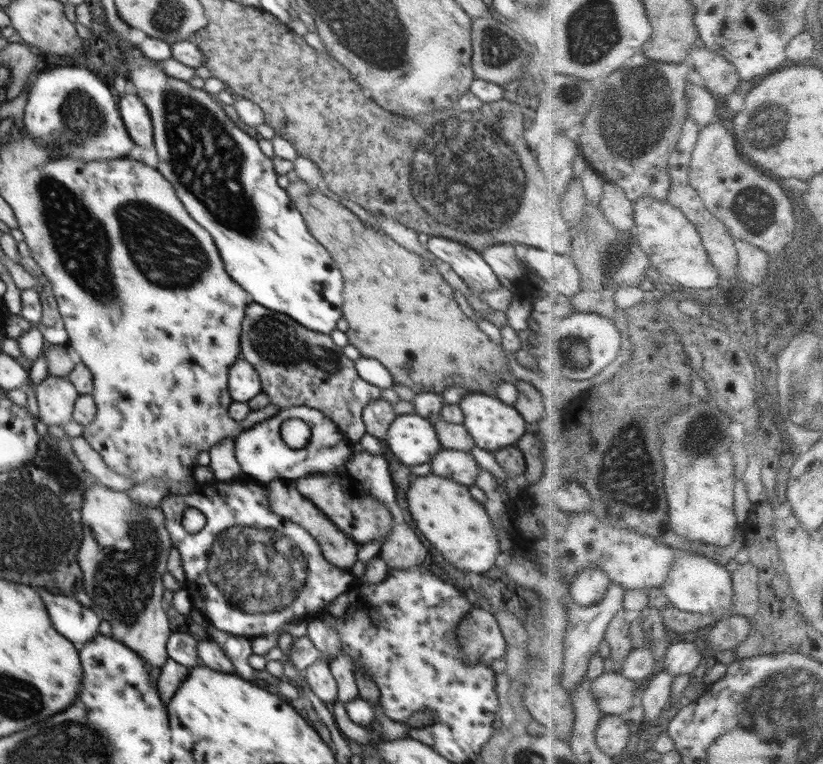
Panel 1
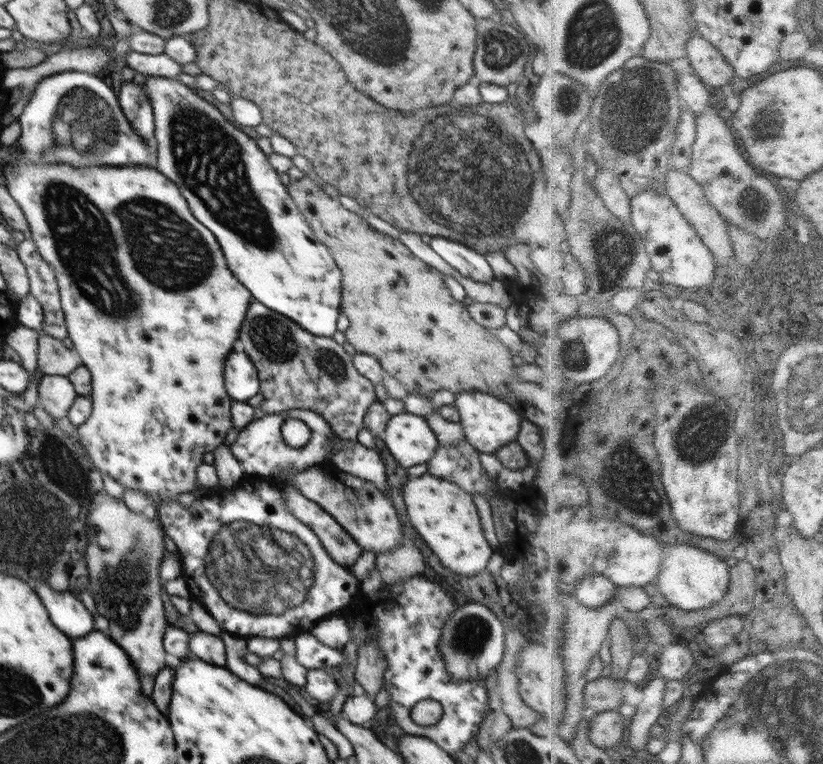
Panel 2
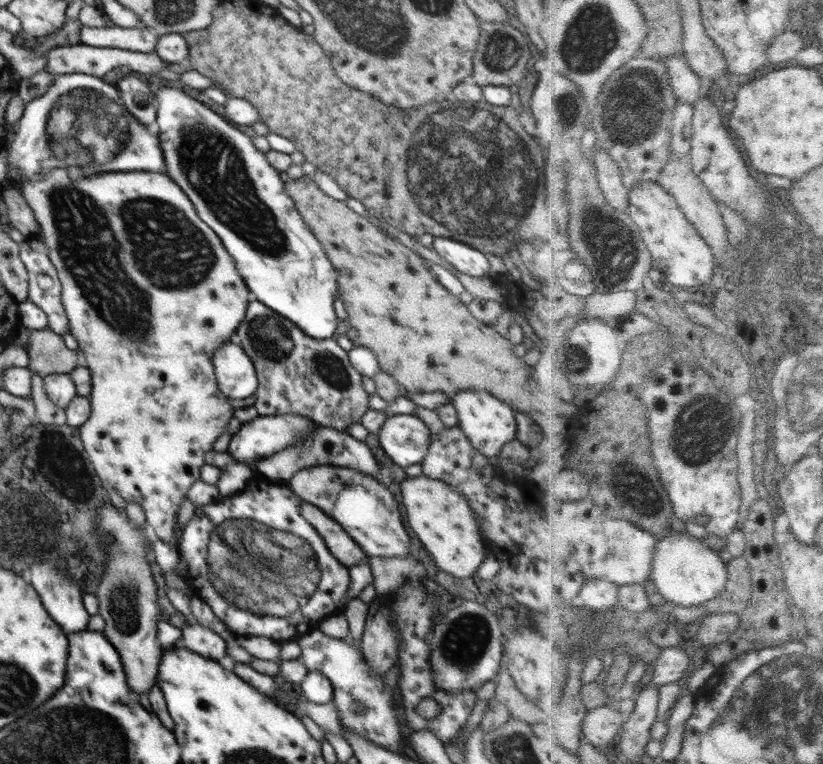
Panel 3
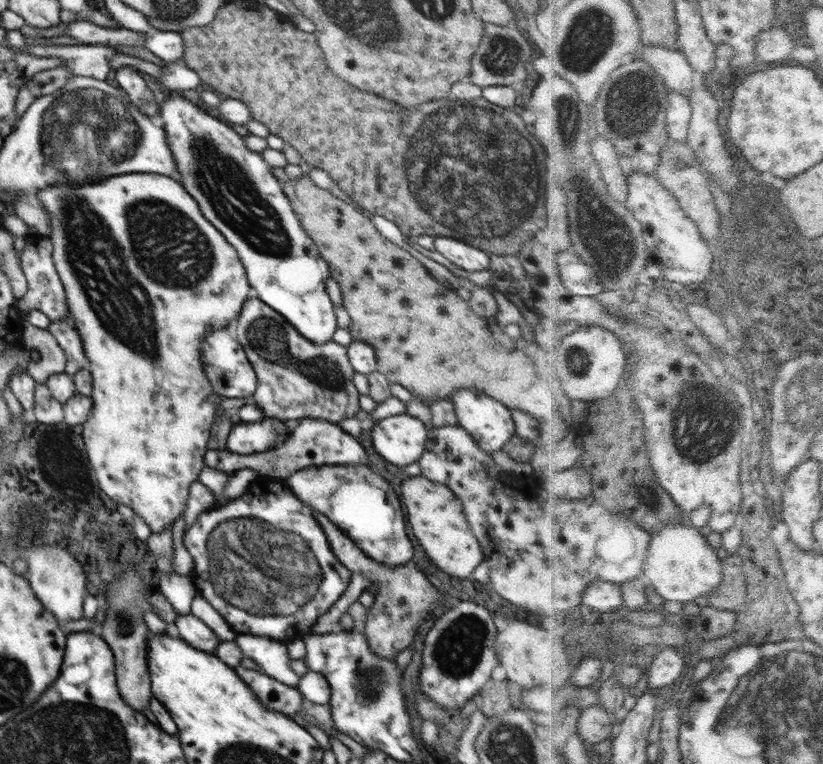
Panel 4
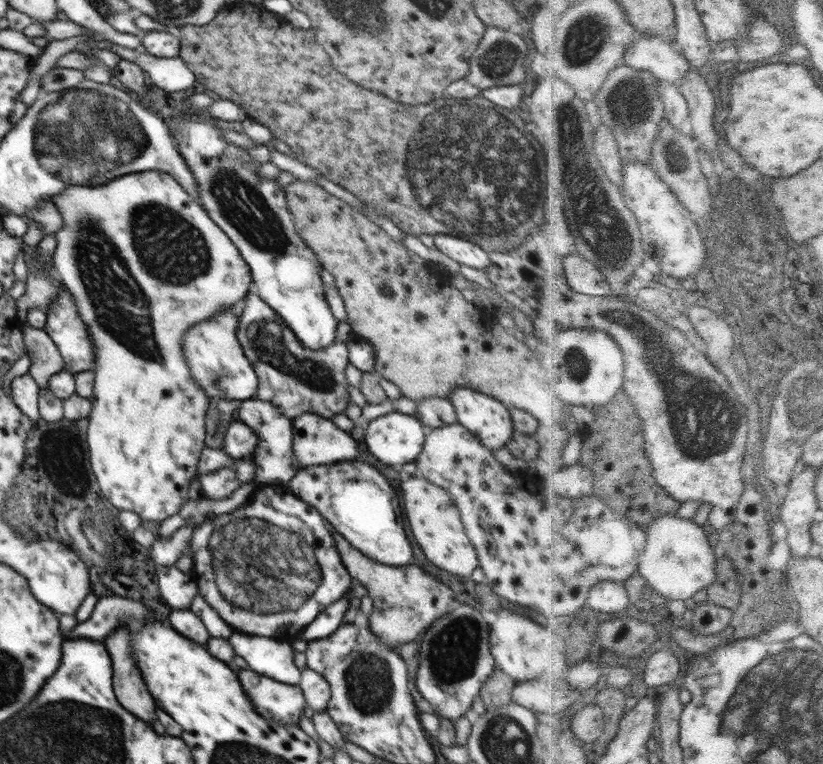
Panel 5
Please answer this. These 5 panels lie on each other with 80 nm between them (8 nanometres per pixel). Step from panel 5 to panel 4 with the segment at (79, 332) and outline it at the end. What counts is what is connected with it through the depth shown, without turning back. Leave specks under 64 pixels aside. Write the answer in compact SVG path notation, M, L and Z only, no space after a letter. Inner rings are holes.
M66 306L67 318L58 322L51 322L48 330L56 337L61 349L66 353L67 361L64 372L73 375L82 369L88 369L90 361L84 352L84 345L79 332L73 328L73 317L70 316L70 309Z

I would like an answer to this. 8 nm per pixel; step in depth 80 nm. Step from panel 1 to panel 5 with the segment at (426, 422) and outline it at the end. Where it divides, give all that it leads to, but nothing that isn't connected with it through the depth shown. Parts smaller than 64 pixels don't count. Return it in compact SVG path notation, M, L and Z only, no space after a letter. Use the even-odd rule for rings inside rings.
M395 410L370 421L365 441L380 462L394 466L413 462L422 453L426 431L415 416Z

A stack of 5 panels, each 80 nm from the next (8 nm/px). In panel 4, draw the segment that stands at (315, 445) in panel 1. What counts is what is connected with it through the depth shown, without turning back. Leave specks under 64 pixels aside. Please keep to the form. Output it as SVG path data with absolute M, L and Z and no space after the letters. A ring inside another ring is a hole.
M266 417L260 422L238 423L231 428L226 450L236 455L267 453L288 438L298 420L281 421Z

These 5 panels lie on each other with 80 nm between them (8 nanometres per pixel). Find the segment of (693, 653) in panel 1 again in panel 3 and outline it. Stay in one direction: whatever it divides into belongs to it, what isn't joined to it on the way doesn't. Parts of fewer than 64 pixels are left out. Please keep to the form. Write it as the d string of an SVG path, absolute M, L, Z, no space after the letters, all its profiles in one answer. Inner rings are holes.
M681 646L665 647L660 656L657 657L657 664L654 670L654 686L662 687L678 682L690 668L690 656Z

